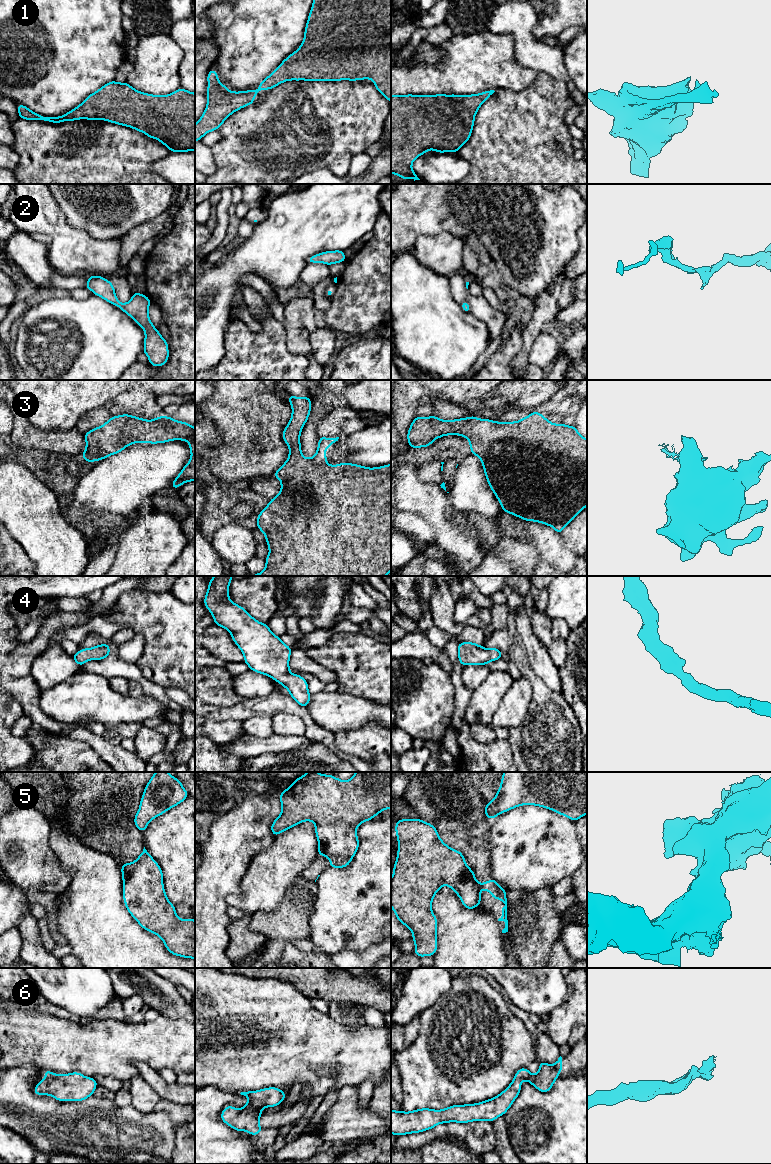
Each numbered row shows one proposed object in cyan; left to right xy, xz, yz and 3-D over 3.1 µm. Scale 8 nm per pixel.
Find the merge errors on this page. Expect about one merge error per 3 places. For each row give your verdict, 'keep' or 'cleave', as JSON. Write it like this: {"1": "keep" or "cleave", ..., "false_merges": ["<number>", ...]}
{"1": "keep", "2": "keep", "3": "keep", "4": "keep", "5": "cleave", "6": "keep", "false_merges": ["5"]}

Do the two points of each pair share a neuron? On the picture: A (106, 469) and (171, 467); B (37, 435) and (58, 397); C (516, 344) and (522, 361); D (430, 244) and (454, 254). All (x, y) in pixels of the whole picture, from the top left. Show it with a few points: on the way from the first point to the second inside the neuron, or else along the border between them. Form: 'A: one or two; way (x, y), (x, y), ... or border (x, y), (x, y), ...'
A: one; way (122, 470), (151, 470), (155, 467)
B: two; border (29, 421), (45, 430), (65, 429)
C: two; border (523, 329), (522, 346), (511, 361), (512, 369)
D: one; way (436, 250), (443, 254), (448, 254)

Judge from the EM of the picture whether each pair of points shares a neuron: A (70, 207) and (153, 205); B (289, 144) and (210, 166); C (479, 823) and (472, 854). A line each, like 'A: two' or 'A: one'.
A: one
B: two
C: one

